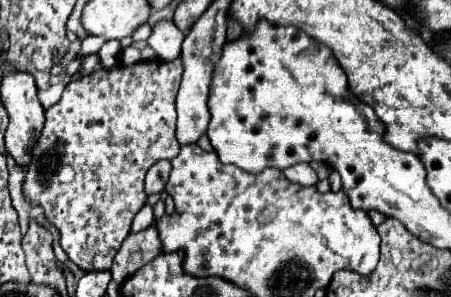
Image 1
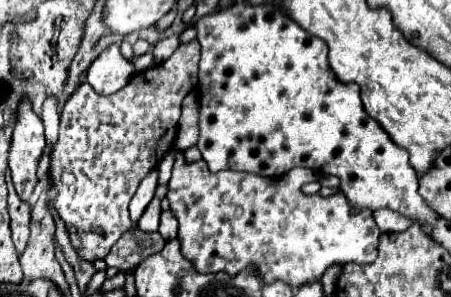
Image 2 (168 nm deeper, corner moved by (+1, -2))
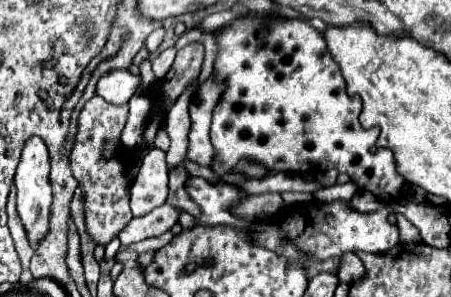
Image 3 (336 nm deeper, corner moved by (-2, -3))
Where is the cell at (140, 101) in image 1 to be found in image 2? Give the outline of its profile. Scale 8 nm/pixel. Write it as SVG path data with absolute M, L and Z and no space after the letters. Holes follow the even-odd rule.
M199 41L181 43L177 51L163 63L137 73L125 89L103 97L97 95L89 83L83 83L65 103L59 123L59 141L51 153L49 175L53 185L59 189L55 197L55 209L67 225L73 247L79 257L87 261L103 259L113 243L133 227L129 219L129 201L141 183L141 177L155 169L165 153L171 149L177 133L177 121L181 115L183 97L197 87L197 63L199 63Z

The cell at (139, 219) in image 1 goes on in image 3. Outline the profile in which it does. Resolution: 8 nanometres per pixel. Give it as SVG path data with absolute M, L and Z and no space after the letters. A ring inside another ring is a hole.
M152 148L138 170L130 188L130 208L134 216L144 216L156 206L162 206L168 196L168 164L166 152Z

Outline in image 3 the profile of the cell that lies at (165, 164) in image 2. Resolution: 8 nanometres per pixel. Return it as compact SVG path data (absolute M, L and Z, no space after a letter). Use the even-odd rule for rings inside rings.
M196 82L184 90L184 94L176 100L176 104L170 108L170 114L164 120L164 130L170 136L170 150L168 150L168 164L180 166L186 160L186 150L188 150L188 130L190 130L190 96L196 88Z

